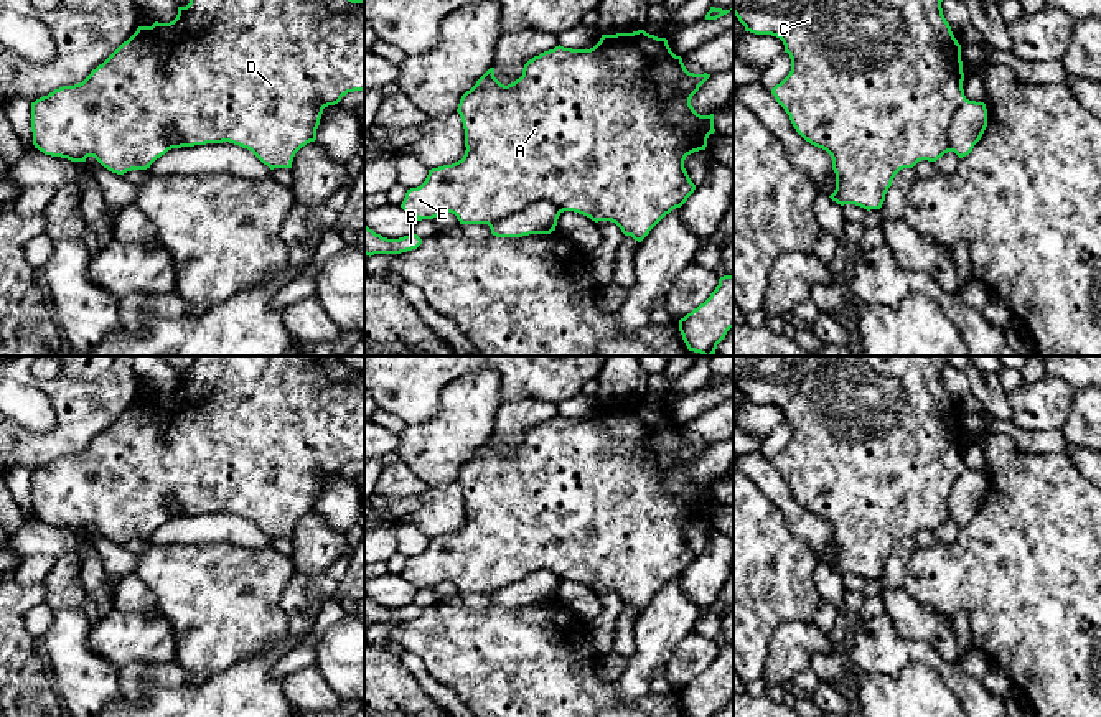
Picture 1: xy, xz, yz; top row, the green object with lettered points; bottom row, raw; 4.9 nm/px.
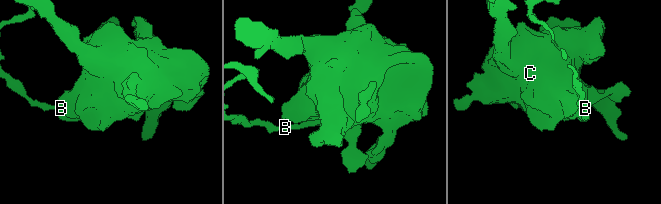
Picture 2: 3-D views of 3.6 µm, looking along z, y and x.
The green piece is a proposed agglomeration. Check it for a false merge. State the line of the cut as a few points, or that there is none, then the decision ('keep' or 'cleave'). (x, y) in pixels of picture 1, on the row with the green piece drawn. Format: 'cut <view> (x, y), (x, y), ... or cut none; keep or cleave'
cut xz (562, 211), (548, 201), (533, 201), (488, 224); cleave

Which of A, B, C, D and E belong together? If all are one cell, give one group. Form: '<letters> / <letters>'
A C D E / B

